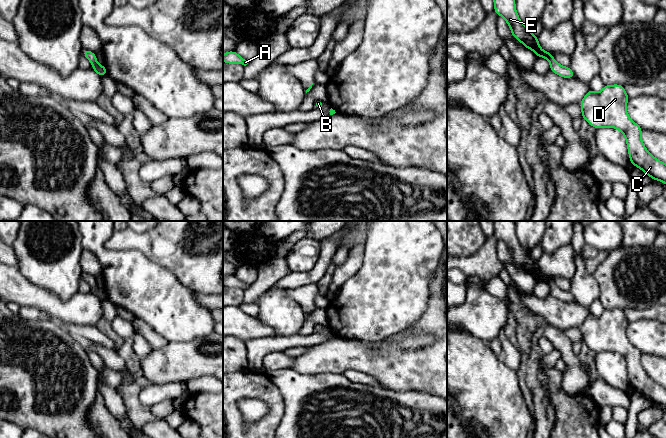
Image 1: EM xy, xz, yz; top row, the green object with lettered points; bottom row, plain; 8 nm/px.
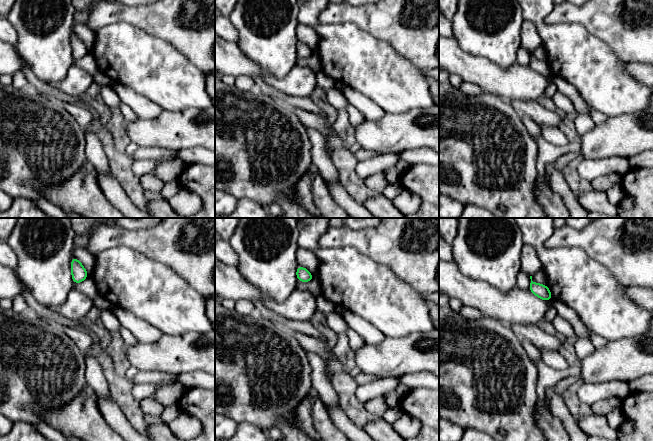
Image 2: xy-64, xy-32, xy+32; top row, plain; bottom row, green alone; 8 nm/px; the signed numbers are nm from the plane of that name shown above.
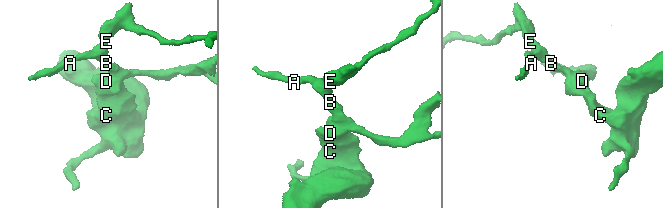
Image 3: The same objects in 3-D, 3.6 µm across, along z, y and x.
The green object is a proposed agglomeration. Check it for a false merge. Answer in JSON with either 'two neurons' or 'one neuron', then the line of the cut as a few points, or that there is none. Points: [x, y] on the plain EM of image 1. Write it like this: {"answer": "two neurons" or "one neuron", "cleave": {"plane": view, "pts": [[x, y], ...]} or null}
{"answer": "one neuron", "cleave": null}

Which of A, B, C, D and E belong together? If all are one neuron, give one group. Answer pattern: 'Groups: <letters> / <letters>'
Groups: A B C D E

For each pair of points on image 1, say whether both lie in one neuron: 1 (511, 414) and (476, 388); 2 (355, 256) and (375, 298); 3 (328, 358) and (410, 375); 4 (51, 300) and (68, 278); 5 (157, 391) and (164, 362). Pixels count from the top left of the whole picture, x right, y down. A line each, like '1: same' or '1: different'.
1: same
2: different
3: same
4: different
5: different

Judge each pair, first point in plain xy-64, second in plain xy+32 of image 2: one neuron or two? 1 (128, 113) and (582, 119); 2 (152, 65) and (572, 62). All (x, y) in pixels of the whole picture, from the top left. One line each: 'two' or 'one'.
1: one
2: one

